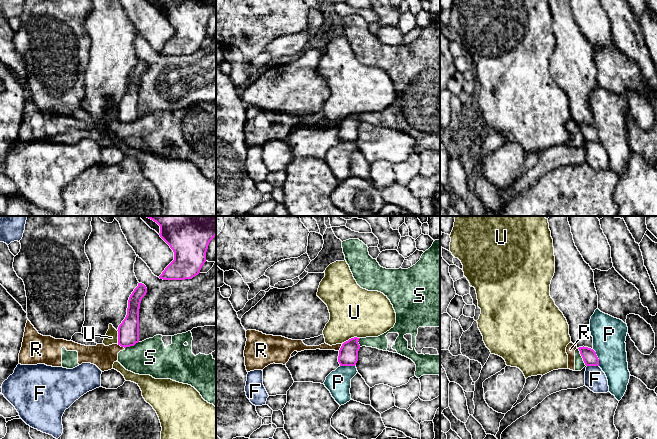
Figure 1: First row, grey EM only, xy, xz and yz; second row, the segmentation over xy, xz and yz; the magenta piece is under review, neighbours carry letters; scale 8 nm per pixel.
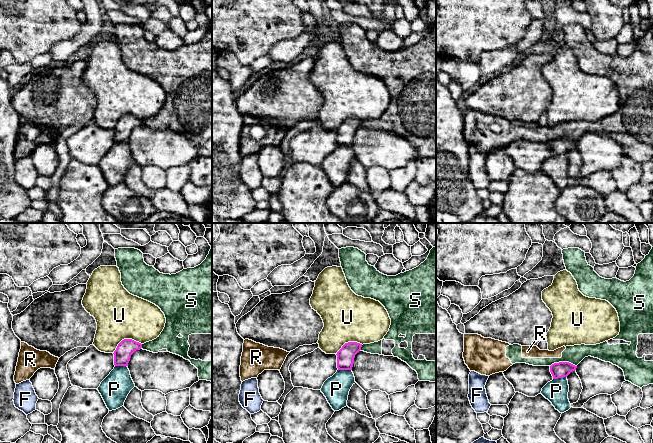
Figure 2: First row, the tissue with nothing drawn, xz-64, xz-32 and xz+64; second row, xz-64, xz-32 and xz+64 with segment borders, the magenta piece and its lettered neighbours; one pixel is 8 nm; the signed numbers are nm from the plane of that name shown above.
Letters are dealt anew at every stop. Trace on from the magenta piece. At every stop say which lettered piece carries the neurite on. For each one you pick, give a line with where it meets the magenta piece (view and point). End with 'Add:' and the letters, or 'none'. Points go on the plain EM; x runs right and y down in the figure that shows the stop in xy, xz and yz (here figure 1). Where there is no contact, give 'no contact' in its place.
Add: none

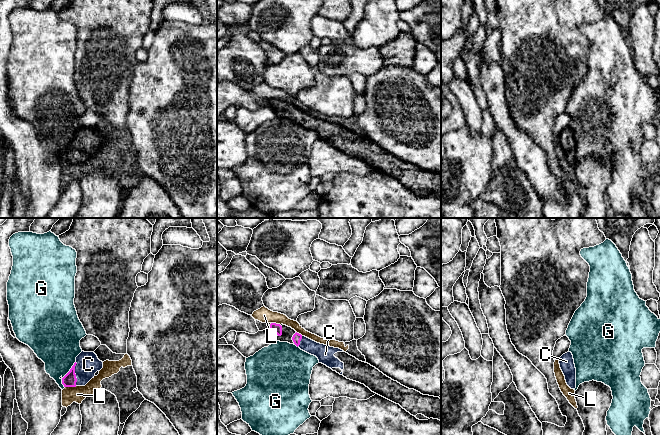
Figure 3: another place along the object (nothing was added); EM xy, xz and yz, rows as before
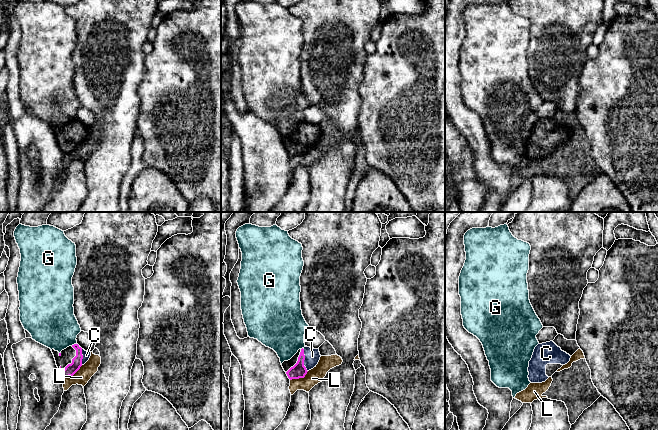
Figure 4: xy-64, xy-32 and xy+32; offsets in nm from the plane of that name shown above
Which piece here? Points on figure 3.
C: meets magenta in xy at (75, 150)
Add: C

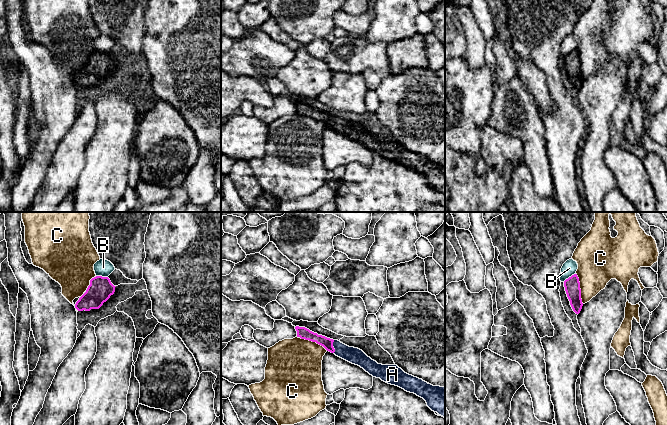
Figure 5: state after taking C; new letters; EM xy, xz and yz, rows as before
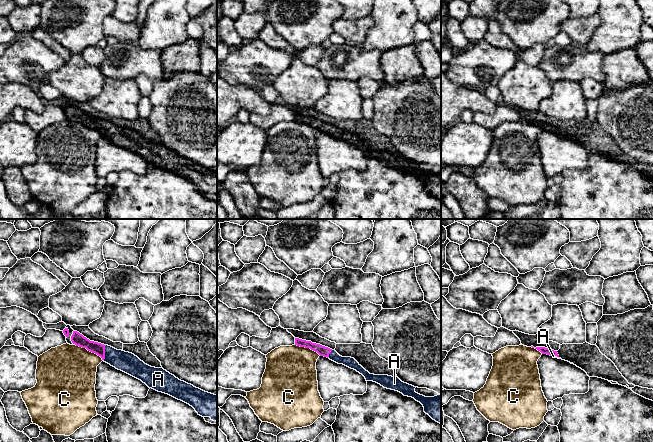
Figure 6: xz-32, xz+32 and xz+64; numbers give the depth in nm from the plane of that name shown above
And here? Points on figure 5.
A: meets magenta in xz at (332, 122)
Add: A

